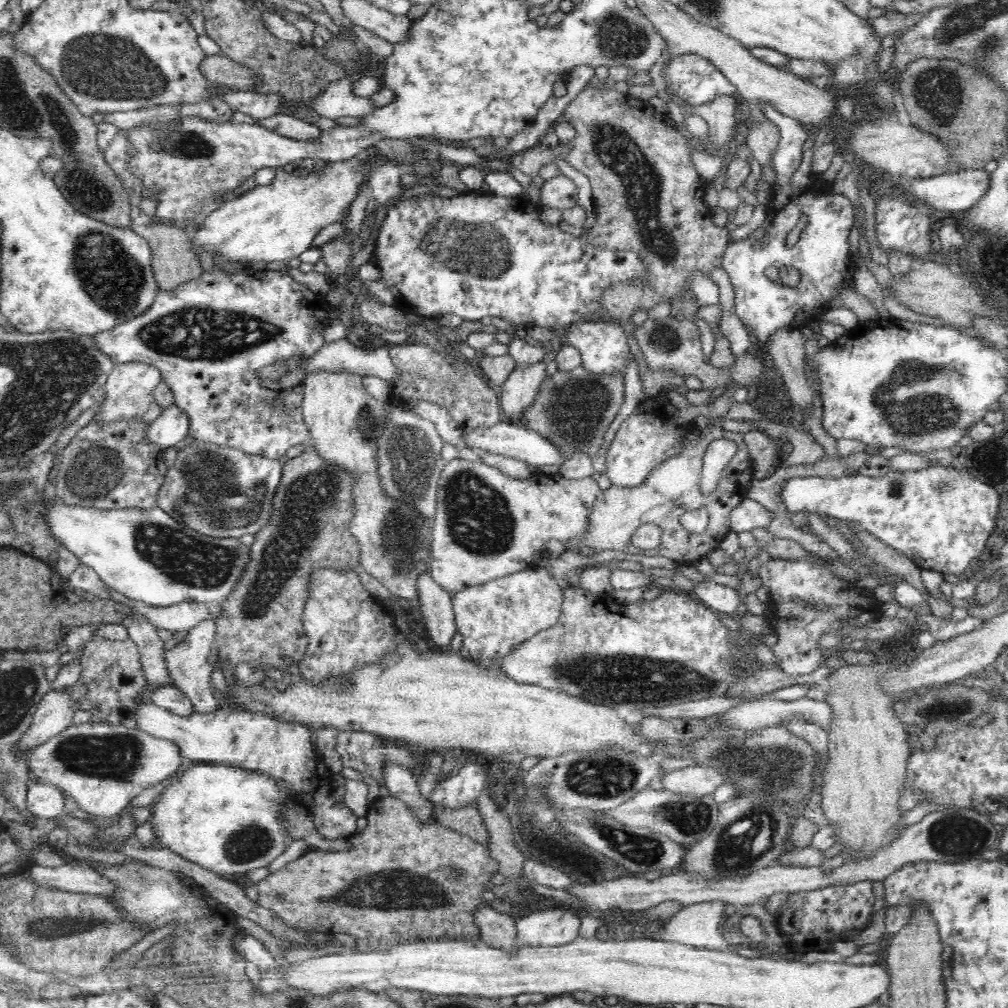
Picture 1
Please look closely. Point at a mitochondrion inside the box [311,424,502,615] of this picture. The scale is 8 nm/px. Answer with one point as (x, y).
(397, 540)

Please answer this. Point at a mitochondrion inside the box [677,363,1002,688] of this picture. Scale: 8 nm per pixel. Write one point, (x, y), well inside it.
(896, 489)

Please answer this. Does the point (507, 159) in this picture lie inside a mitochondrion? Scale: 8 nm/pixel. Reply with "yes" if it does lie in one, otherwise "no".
no

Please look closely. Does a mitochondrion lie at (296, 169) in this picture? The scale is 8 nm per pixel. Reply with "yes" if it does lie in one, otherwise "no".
no

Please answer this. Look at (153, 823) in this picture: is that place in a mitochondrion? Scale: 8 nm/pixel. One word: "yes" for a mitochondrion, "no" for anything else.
no

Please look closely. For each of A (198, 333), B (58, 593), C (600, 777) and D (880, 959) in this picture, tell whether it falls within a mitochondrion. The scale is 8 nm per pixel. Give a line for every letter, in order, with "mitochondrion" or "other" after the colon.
A: mitochondrion
B: other
C: mitochondrion
D: other

